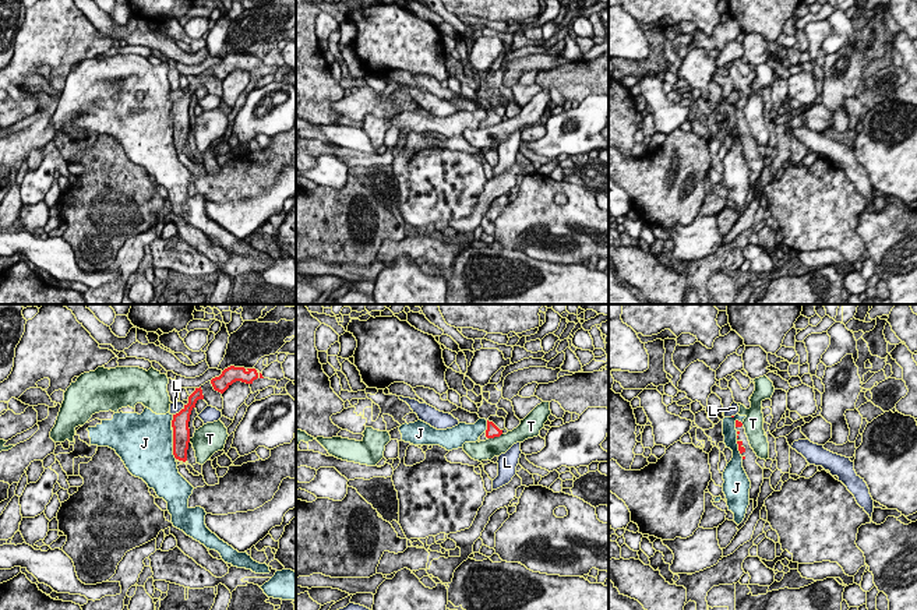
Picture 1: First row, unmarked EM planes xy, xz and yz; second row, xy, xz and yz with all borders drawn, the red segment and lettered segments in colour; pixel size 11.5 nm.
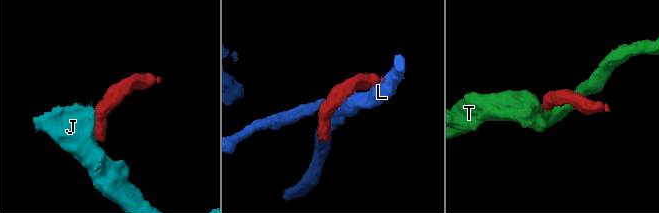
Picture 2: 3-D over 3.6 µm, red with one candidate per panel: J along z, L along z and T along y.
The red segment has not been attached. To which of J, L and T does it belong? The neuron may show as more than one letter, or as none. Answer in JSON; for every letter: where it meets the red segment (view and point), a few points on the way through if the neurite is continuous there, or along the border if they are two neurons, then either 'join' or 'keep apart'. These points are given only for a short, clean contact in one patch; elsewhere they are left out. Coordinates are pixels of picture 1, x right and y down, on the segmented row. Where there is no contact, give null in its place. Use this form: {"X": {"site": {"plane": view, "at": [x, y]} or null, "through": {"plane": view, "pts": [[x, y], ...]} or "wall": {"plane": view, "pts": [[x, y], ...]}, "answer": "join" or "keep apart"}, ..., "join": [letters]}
{"J": {"site": {"plane": "xy", "at": [173, 444]}, "answer": "keep apart"}, "L": {"site": {"plane": "xy", "at": [180, 411]}, "answer": "keep apart"}, "T": {"site": {"plane": "xz", "at": [494, 436]}, "answer": "keep apart"}, "join": []}

